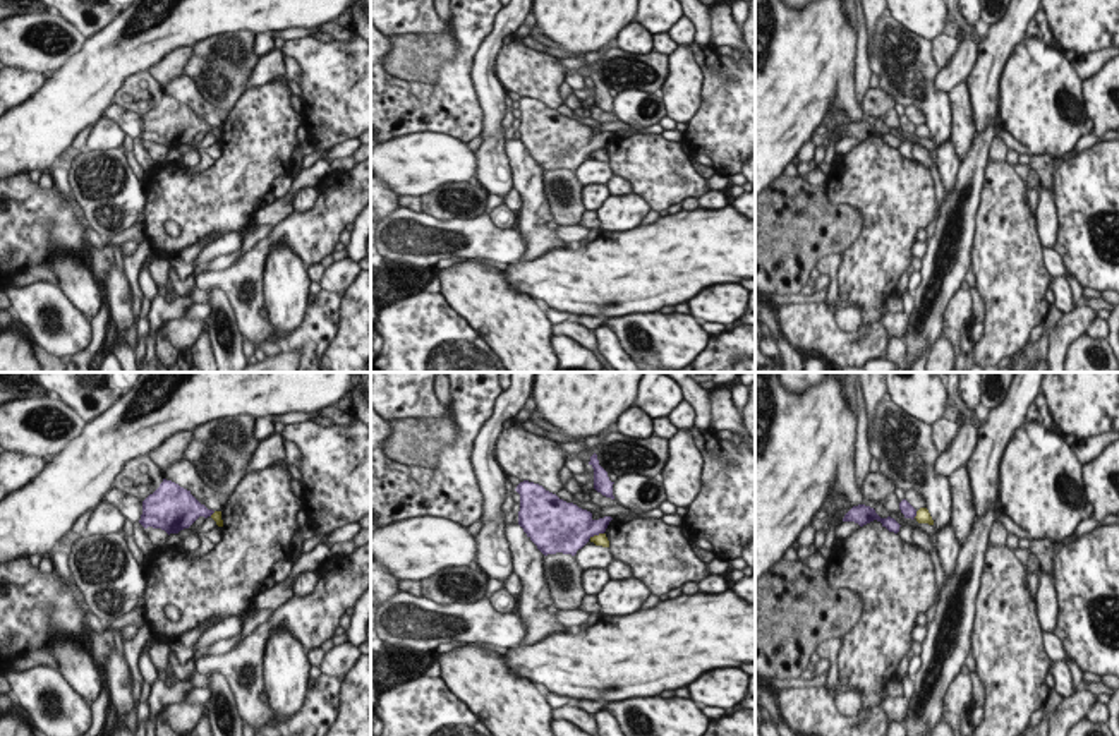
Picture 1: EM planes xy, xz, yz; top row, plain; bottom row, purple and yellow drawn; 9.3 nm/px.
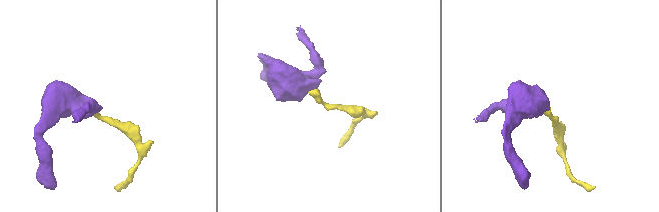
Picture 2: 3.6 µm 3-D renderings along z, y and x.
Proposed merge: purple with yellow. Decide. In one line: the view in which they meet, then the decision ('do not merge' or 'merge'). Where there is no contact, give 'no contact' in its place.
xz | do not merge

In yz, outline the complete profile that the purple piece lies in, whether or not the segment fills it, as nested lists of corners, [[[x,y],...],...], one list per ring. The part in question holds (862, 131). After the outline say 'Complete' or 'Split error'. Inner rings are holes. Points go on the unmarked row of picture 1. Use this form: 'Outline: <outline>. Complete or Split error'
Outline: [[[865,120],[853,122],[853,124],[844,130],[844,134],[843,134],[843,137],[855,137],[855,139],[858,139],[860,142],[863,142],[863,141],[867,141],[867,139],[870,139],[870,137],[874,137],[874,136],[880,137],[882,142],[886,142],[889,148],[894,148],[894,149],[899,148],[899,142],[901,142],[901,141],[899,141],[894,134],[891,134],[891,132],[880,134],[880,132],[875,129],[874,124],[865,122]]]. Complete.

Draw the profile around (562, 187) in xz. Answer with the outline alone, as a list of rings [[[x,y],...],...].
[[[563,168],[547,170],[542,184],[554,221],[558,225],[578,225],[585,208],[582,202],[584,185],[577,175]]]

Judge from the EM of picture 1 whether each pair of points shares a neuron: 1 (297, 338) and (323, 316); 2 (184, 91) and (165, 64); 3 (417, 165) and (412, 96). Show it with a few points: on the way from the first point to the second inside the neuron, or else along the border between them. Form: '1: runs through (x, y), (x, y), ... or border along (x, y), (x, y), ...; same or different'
1: runs through (304, 333), (316, 323); same
2: border along (182, 74), (162, 90); different
3: border along (455, 138), (445, 132), (409, 132), (388, 141); different

